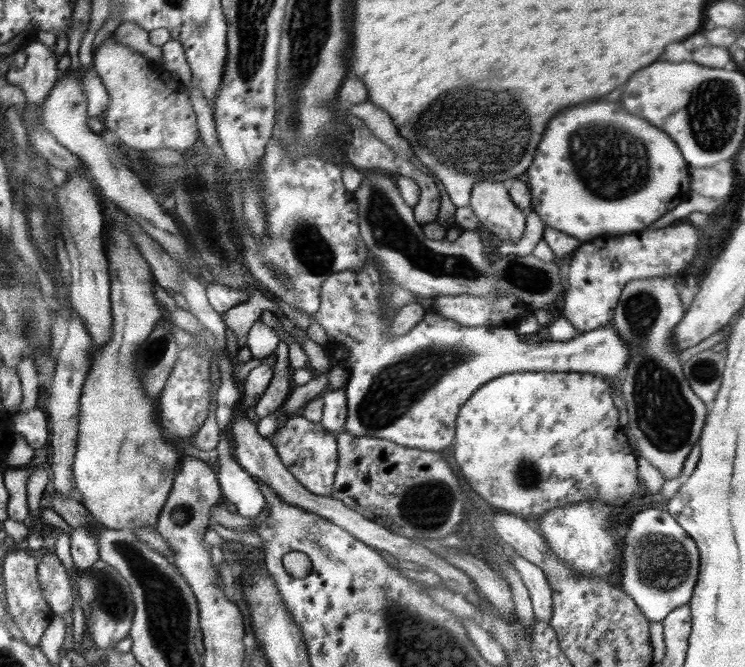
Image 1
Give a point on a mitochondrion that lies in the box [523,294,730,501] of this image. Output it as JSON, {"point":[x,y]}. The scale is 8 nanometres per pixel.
{"point":[704,371]}

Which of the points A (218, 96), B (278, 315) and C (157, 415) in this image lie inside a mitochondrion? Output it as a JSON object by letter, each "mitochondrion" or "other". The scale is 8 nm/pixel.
{"A":"other","B":"other","C":"other"}

